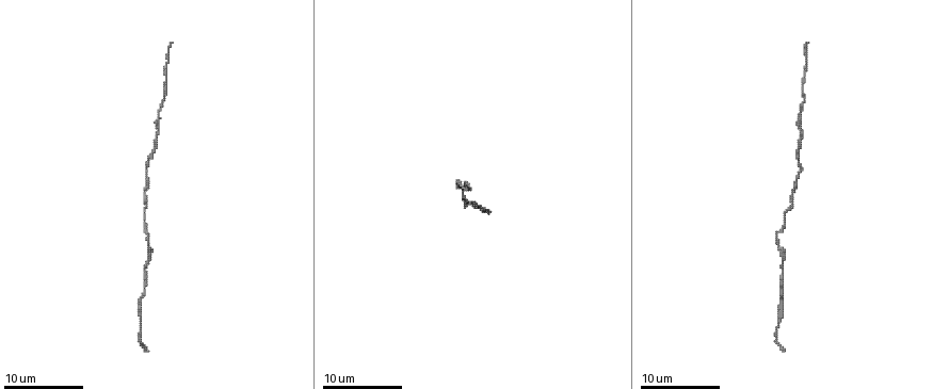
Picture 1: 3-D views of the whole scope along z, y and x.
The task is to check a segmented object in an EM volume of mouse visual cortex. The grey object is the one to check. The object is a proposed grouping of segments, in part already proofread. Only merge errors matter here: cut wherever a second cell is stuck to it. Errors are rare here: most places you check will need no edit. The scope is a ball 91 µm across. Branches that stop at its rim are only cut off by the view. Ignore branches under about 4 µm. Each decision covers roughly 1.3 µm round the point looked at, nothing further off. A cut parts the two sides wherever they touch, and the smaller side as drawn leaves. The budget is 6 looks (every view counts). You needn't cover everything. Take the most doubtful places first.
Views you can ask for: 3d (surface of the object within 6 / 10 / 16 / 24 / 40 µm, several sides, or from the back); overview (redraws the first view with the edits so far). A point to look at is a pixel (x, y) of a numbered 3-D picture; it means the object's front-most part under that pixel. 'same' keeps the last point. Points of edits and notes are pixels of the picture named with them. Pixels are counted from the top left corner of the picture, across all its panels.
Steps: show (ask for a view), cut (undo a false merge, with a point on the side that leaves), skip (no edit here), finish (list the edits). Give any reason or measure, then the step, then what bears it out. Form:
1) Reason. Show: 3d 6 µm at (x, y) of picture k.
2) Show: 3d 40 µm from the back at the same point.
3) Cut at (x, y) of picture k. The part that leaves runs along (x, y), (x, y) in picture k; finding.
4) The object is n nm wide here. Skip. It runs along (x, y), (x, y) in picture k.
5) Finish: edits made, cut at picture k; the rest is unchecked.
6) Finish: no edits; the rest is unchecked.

Thick turns thin. Show: 3d 10 µm at (160, 112) of picture 1.

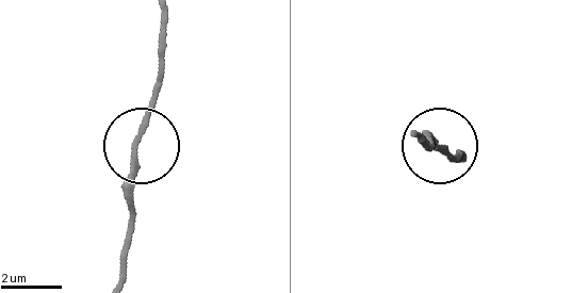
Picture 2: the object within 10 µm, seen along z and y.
The object is 180 nm wide here. Skip. One cell here.

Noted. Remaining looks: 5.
Thick turns thin. Show: 3d 10 µm at (780, 299) of picture 1.

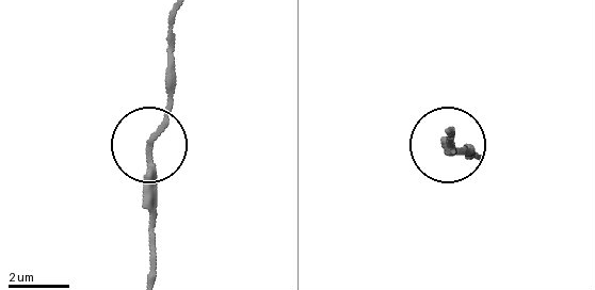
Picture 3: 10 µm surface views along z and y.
Skip. One cell here.

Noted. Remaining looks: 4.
Calibre changes. Show: 3d 10 µm at (150, 257) of picture 1.

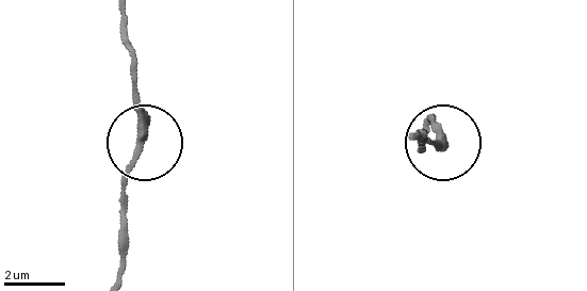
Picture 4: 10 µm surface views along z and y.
Skip. It runs along (120, 14), (136, 61), (144, 144), (120, 210) in picture 4; all the same cell.

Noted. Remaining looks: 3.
Finish: no edits; the rest is unchecked.

